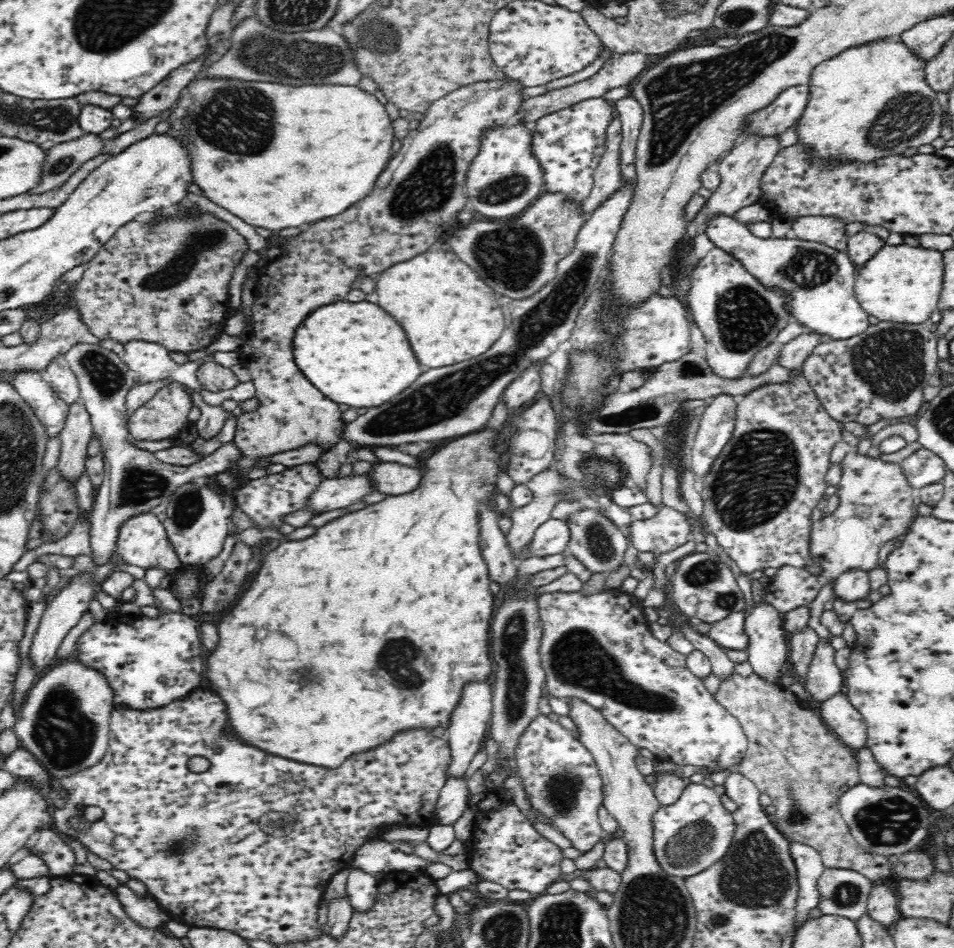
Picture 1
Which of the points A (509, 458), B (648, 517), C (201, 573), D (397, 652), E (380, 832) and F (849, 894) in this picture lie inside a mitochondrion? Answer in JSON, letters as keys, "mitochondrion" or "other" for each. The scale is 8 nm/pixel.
{"A":"other","B":"other","C":"other","D":"mitochondrion","E":"other","F":"mitochondrion"}

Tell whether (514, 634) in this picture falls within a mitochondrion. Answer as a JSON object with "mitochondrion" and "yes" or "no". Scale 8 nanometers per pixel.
{"mitochondrion":"yes"}

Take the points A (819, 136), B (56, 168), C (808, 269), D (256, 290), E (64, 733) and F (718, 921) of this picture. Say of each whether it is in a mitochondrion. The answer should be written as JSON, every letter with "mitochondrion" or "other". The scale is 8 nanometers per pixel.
{"A":"other","B":"mitochondrion","C":"mitochondrion","D":"other","E":"mitochondrion","F":"mitochondrion"}

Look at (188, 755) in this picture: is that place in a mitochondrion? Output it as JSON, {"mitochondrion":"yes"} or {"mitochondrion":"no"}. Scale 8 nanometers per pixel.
{"mitochondrion":"no"}

